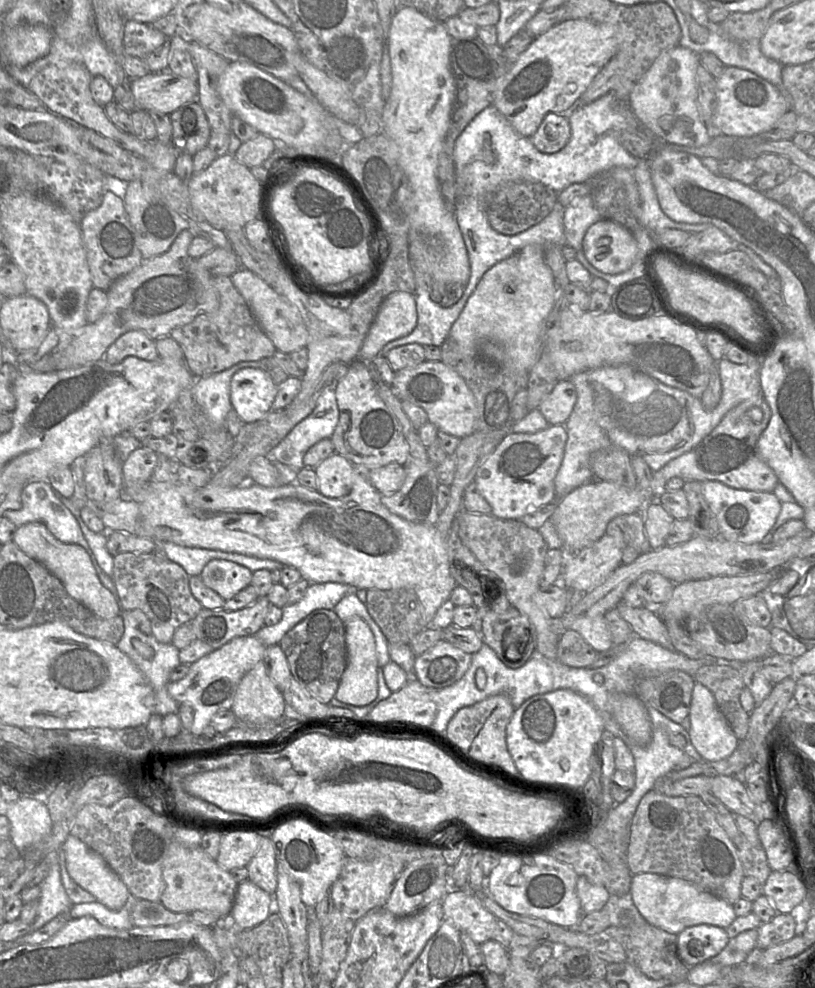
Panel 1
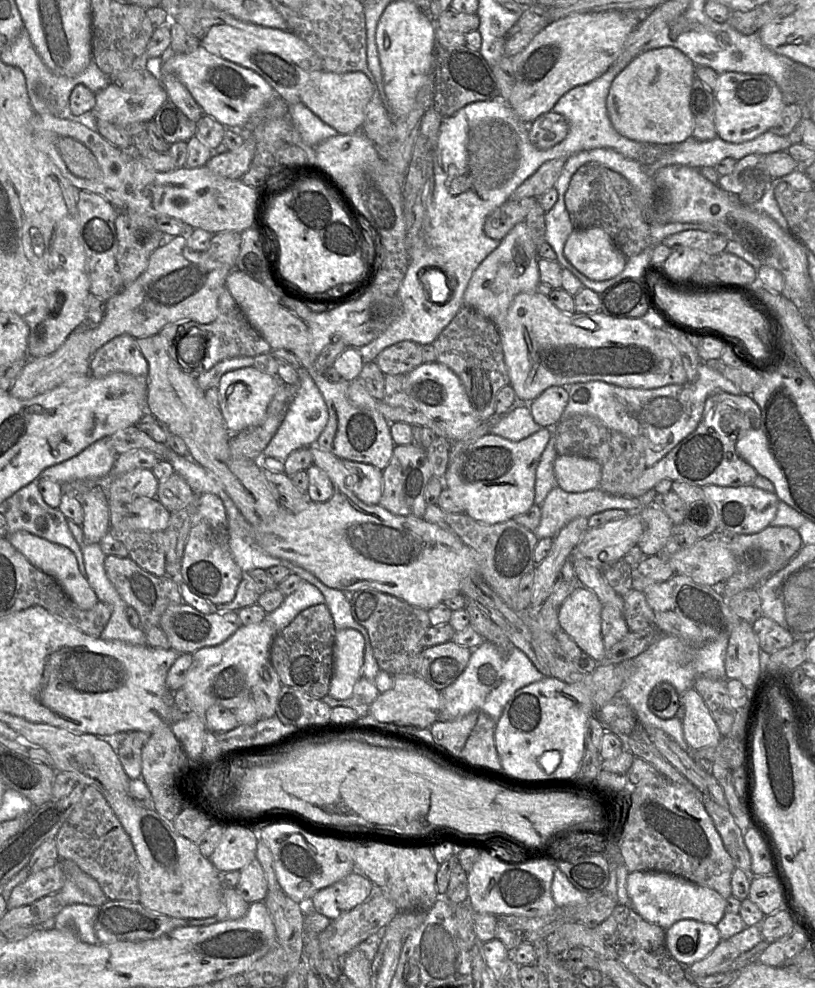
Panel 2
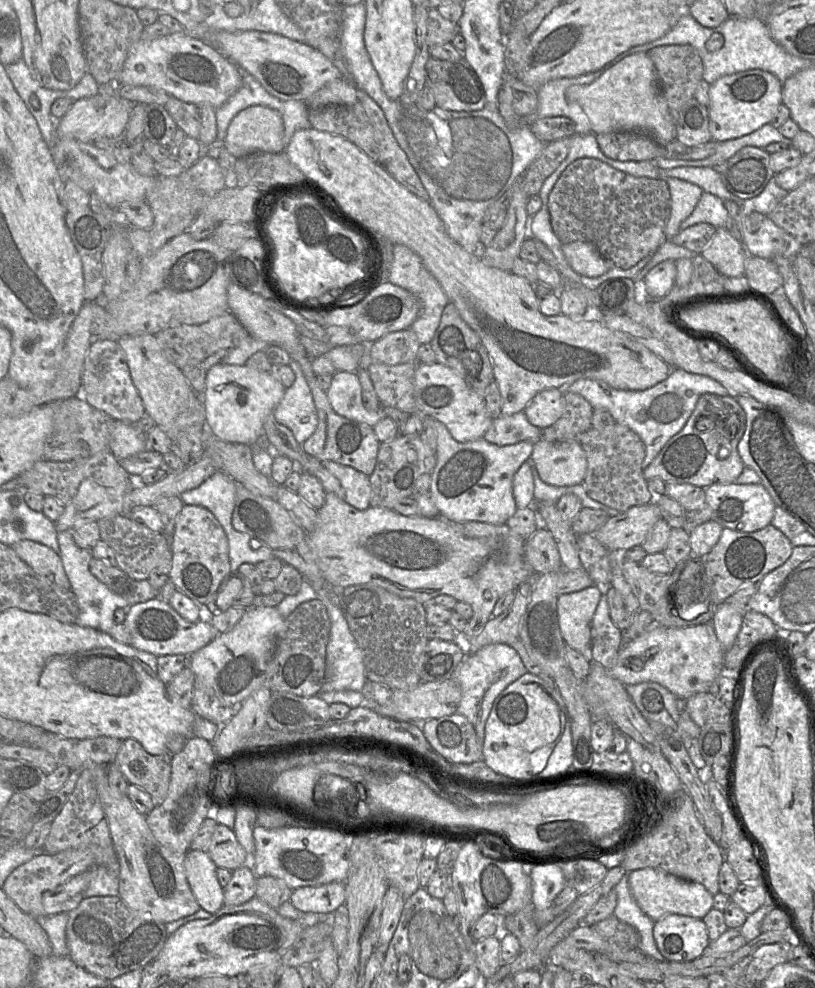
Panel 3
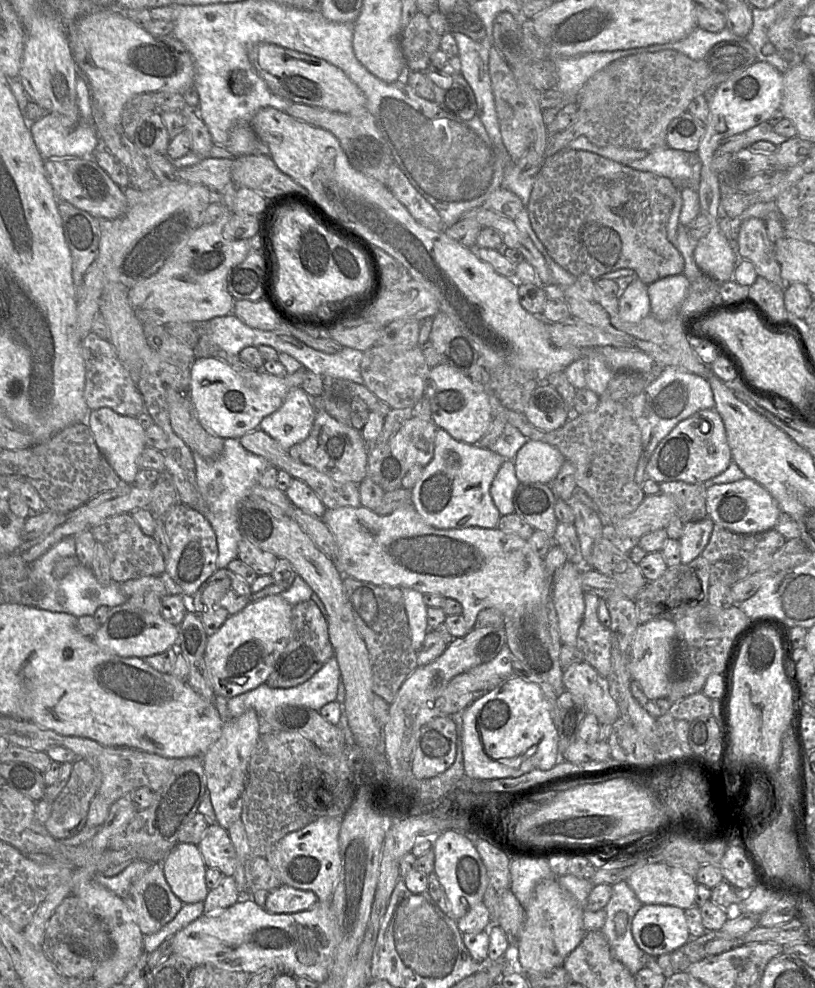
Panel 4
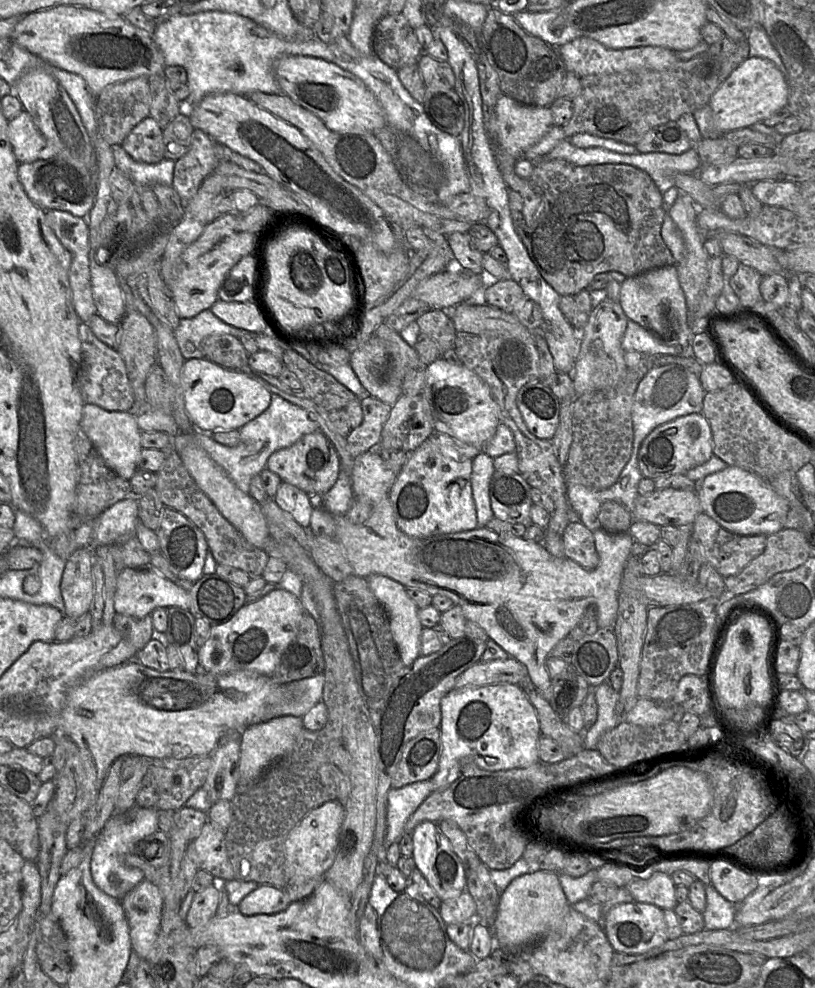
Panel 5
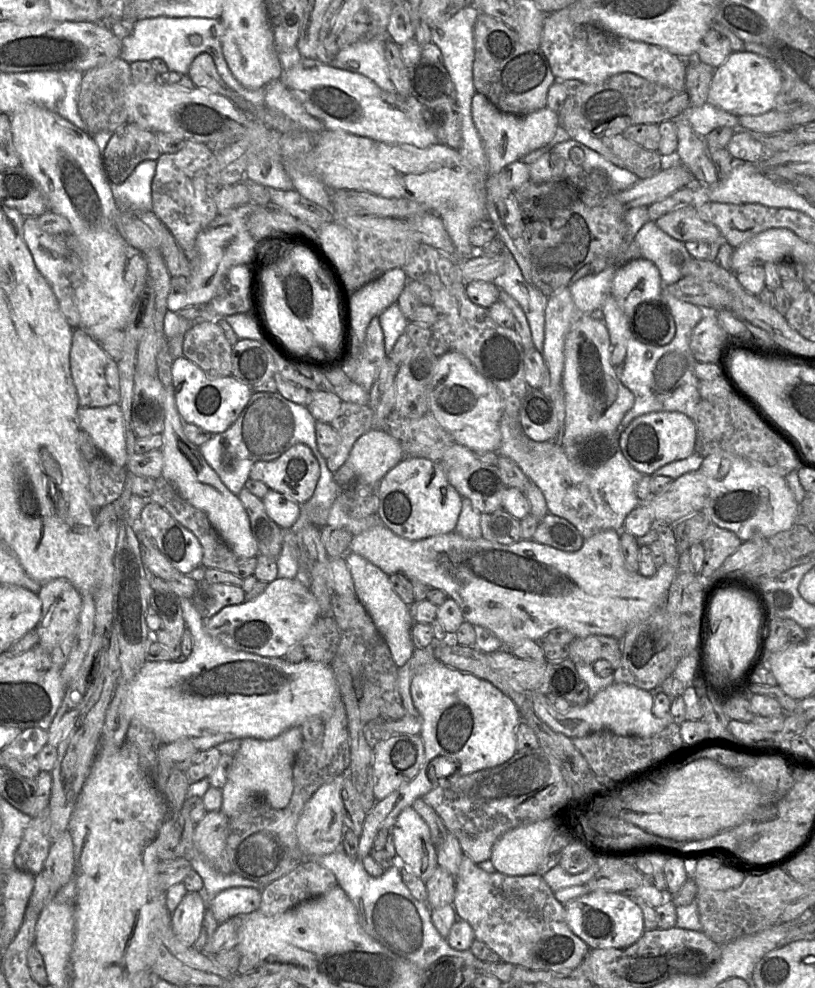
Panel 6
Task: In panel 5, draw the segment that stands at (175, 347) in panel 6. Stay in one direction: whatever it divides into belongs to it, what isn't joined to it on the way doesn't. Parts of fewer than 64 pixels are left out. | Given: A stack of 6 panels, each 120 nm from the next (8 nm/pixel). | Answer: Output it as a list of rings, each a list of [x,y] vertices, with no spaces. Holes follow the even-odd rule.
[[[203,310],[191,318],[180,319],[179,325],[173,329],[184,359],[205,358],[204,339],[213,334],[229,334],[240,337],[246,333],[257,335],[231,326],[218,318],[211,310]]]

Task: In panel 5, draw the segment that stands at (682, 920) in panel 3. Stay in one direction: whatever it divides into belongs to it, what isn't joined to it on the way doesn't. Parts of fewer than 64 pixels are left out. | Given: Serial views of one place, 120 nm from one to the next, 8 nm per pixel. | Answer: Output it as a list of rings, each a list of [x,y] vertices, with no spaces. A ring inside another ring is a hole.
[[[633,901],[616,905],[605,912],[601,927],[613,950],[624,954],[644,954],[669,940],[664,910],[649,903]]]

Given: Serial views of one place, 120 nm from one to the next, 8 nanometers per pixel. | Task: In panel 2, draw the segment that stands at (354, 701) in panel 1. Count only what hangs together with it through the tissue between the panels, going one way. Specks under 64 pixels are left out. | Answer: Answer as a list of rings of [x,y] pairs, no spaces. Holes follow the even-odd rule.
[[[353,629],[336,631],[333,674],[329,695],[338,700],[351,697],[355,683],[362,677],[365,639]]]

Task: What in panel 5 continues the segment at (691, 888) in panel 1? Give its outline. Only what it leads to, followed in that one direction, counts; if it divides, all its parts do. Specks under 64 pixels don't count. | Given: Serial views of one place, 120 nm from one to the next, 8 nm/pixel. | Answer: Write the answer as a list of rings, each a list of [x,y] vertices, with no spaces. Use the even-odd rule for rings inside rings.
[[[655,873],[648,879],[637,879],[626,888],[634,901],[653,904],[663,910],[673,910],[679,903],[676,899],[674,883],[670,874]]]

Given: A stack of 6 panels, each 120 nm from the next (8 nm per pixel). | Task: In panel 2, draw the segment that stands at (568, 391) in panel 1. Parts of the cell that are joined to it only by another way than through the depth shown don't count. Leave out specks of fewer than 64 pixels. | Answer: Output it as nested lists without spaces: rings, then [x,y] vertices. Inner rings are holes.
[[[553,386],[546,389],[528,405],[537,424],[542,428],[553,428],[562,419],[568,401],[567,389],[564,386]]]

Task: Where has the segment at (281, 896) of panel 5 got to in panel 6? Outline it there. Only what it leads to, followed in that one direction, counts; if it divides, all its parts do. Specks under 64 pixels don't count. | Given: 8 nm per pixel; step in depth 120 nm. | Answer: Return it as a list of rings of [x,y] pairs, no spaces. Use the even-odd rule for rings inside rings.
[[[228,888],[208,899],[208,909],[222,923],[230,918],[258,911],[262,892],[253,888]]]

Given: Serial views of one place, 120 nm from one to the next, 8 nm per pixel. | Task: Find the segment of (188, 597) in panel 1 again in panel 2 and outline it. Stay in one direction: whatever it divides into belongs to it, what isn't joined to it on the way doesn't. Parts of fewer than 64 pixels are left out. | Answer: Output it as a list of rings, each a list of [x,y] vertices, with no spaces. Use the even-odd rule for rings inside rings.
[[[106,556],[104,568],[110,582],[121,599],[136,610],[141,622],[141,629],[159,627],[160,618],[168,607],[181,604],[180,582],[177,578],[168,575],[155,576],[139,567],[129,557],[119,558]]]

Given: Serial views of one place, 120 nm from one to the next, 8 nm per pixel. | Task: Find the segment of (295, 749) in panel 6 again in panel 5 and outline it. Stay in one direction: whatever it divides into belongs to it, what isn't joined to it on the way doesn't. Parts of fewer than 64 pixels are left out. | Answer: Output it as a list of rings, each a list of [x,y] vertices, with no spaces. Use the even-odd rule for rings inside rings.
[[[282,716],[245,729],[240,735],[238,786],[255,780],[270,764],[289,753],[303,730],[299,717]]]

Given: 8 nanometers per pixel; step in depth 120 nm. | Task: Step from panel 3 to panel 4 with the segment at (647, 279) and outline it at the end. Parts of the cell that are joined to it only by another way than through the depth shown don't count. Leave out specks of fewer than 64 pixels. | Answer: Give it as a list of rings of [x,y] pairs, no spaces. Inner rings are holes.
[[[636,278],[619,296],[619,316],[629,323],[637,323],[650,314],[648,285]]]

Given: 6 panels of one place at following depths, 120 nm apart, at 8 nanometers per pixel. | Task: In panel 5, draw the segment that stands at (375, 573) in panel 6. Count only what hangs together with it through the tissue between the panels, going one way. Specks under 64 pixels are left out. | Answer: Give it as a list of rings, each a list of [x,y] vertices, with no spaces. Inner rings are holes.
[[[377,574],[369,576],[367,582],[388,613],[390,630],[400,658],[409,667],[421,655],[423,626],[419,608],[407,595],[406,587],[399,582]]]

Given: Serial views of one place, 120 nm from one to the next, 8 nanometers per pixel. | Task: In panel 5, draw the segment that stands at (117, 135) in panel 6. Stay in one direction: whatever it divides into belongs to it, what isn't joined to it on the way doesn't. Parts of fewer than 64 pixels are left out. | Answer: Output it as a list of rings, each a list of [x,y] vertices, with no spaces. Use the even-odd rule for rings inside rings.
[[[147,116],[118,146],[121,146],[135,162],[160,162],[165,158],[163,127],[154,118]]]

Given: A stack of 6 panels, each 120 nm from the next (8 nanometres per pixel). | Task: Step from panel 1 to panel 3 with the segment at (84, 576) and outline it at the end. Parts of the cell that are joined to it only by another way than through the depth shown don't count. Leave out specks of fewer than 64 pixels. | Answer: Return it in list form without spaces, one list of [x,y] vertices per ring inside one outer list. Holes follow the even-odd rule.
[[[31,540],[19,541],[11,547],[36,573],[47,577],[63,589],[70,590],[61,557],[52,548]]]

